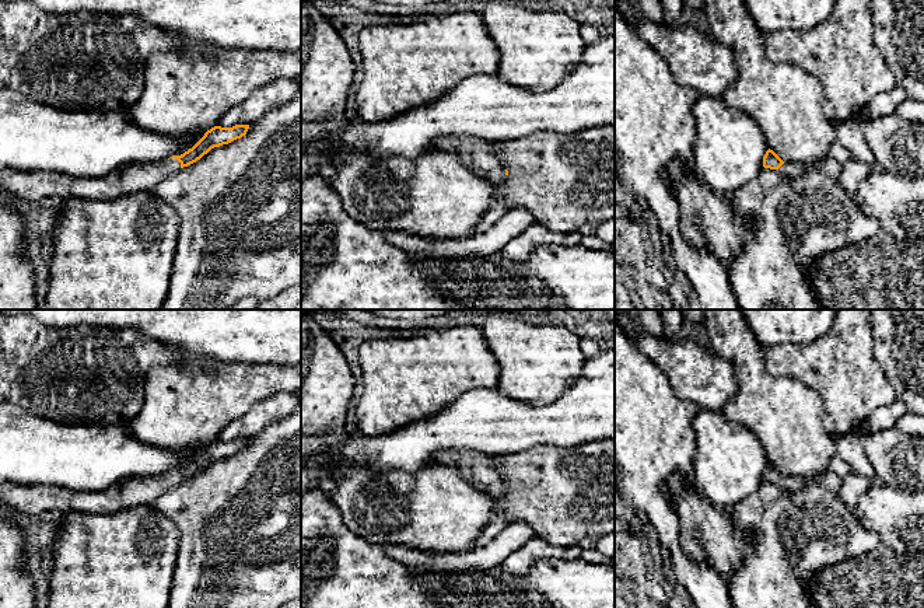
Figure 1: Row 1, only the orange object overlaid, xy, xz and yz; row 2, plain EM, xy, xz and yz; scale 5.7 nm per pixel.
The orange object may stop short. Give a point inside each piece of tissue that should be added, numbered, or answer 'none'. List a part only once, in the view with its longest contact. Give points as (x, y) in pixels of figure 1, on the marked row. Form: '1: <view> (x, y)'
1: xy (30, 187)

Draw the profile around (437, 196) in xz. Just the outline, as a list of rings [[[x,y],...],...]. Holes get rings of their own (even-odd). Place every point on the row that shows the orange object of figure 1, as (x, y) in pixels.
[[[433,148],[417,160],[398,157],[354,157],[340,165],[332,178],[347,214],[374,231],[406,231],[434,240],[462,240],[473,234],[476,224],[491,207],[494,184],[476,174],[454,153]]]

